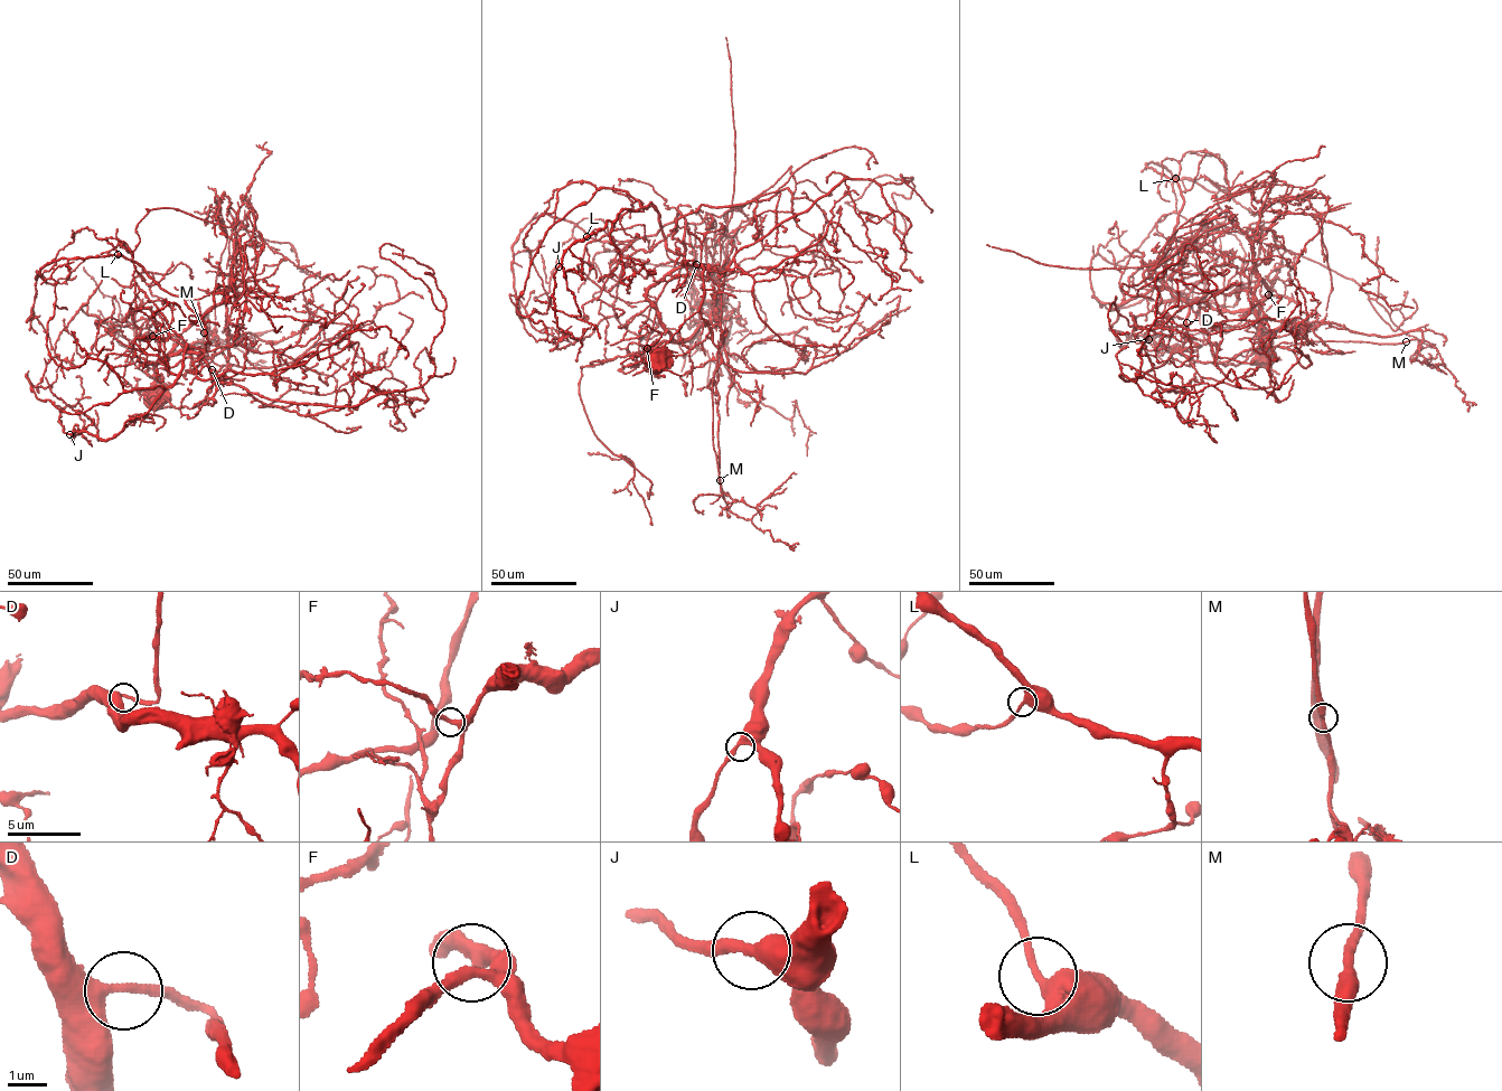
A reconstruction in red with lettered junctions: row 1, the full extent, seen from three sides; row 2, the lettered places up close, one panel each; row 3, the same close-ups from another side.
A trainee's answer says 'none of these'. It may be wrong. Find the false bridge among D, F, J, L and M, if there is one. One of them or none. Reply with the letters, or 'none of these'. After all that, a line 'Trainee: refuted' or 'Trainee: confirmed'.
none of these
Trainee: confirmed

